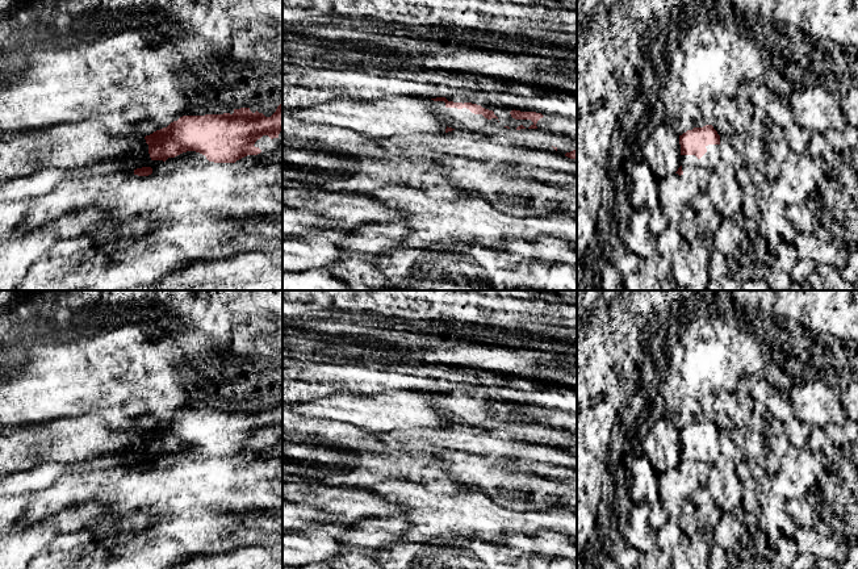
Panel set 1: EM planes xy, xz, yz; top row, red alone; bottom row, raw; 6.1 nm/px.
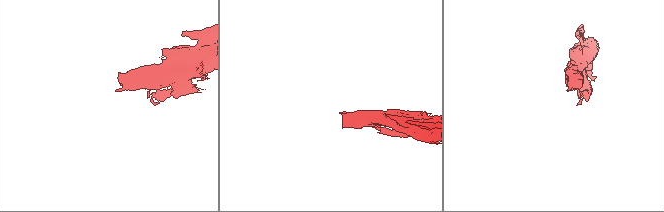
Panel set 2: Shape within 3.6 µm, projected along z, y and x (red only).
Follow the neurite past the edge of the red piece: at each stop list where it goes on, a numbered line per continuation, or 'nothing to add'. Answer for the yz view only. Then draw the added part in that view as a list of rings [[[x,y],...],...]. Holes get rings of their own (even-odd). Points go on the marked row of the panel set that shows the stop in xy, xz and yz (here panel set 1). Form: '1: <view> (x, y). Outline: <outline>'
1: yz (710, 160). Outline: [[[720,145],[706,146],[707,152],[698,159],[695,155],[681,155],[681,166],[700,167],[708,172],[712,172],[721,162]]]

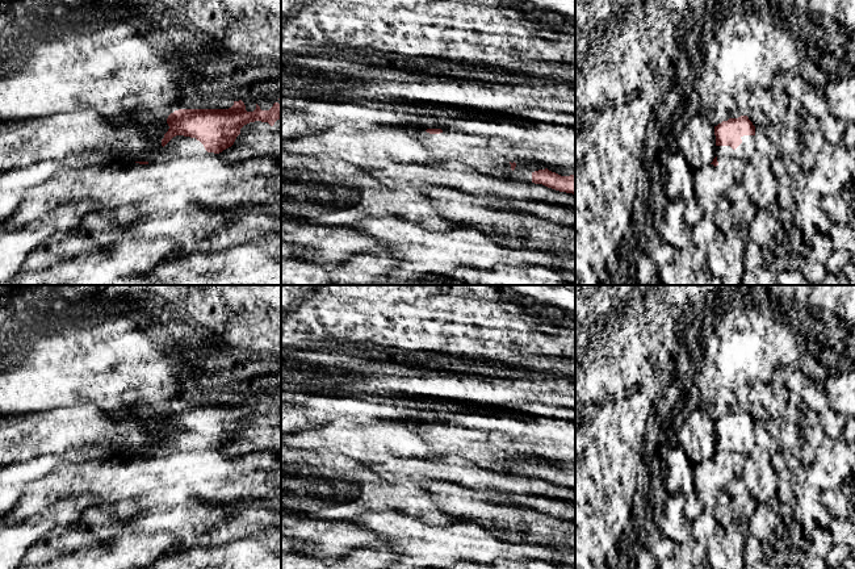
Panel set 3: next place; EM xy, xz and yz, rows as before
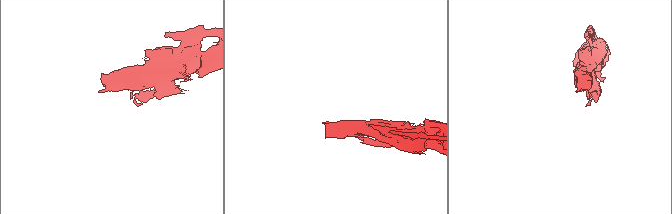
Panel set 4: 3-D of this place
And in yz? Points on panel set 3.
1: yz (745, 151). Outline: [[[755,135],[741,137],[742,143],[733,150],[730,146],[716,146],[716,156],[735,158],[743,163],[747,163],[756,152]]]

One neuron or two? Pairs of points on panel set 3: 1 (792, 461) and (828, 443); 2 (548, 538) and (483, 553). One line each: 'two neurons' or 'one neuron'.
1: two neurons
2: two neurons

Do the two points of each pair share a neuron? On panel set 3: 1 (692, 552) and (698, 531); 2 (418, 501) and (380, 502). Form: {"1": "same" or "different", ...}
{"1": "same", "2": "same"}

